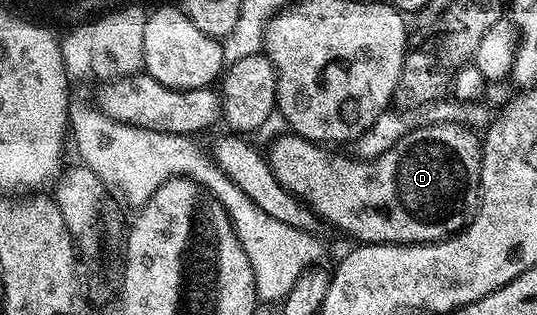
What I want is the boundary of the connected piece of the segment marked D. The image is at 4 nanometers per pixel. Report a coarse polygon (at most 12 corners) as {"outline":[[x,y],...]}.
{"outline":[[410,127],[368,162],[278,135],[281,186],[361,244],[436,244],[481,202],[479,136]]}

